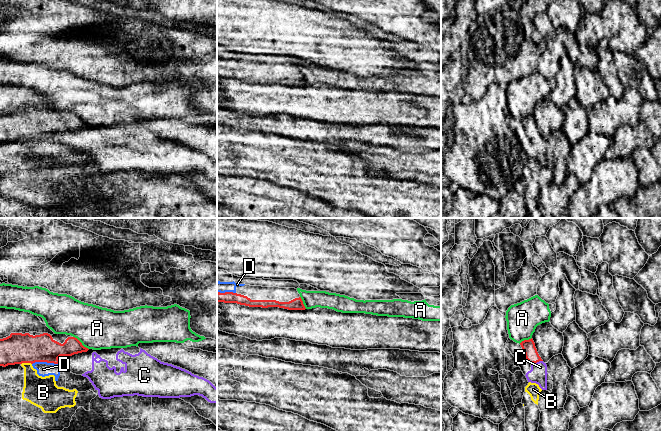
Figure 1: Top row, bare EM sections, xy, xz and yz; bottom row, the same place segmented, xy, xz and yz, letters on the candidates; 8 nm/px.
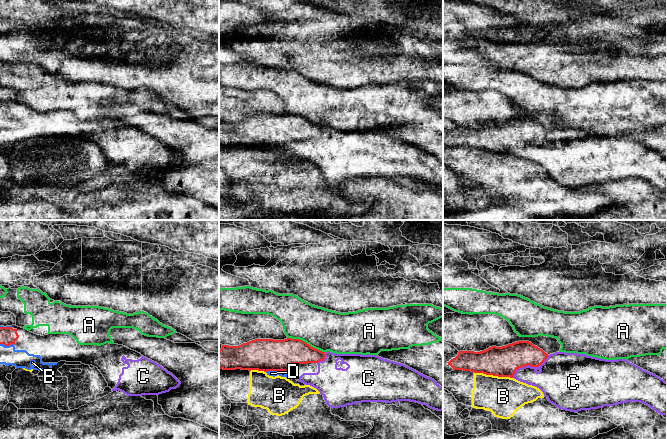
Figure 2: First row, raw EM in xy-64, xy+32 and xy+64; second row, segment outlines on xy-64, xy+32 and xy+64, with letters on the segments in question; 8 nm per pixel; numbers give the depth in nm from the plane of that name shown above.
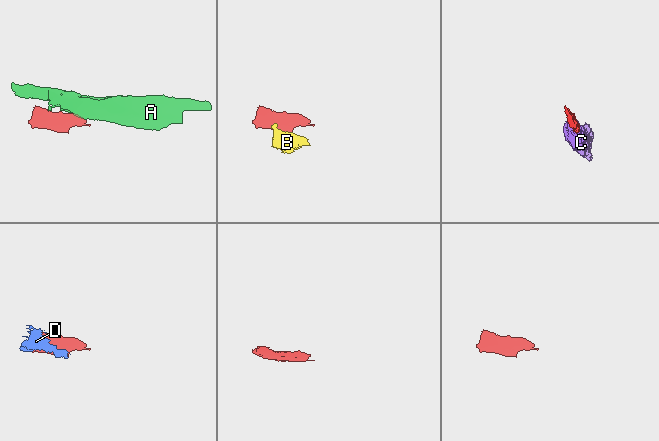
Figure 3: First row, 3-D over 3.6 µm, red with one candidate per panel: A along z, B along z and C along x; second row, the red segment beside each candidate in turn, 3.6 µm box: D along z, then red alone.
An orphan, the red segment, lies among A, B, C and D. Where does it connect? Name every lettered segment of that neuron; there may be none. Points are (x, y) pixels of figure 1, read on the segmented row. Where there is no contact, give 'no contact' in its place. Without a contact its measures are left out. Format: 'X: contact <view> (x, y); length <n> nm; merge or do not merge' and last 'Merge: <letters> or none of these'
A: contact xy (81, 343); length 170 nm; do not merge
B: contact xy (26, 362); length 90 nm; do not merge
C: contact yz (536, 362); length 100 nm; merge
D: contact xy (45, 361); length 220 nm; merge
Merge: C, D

